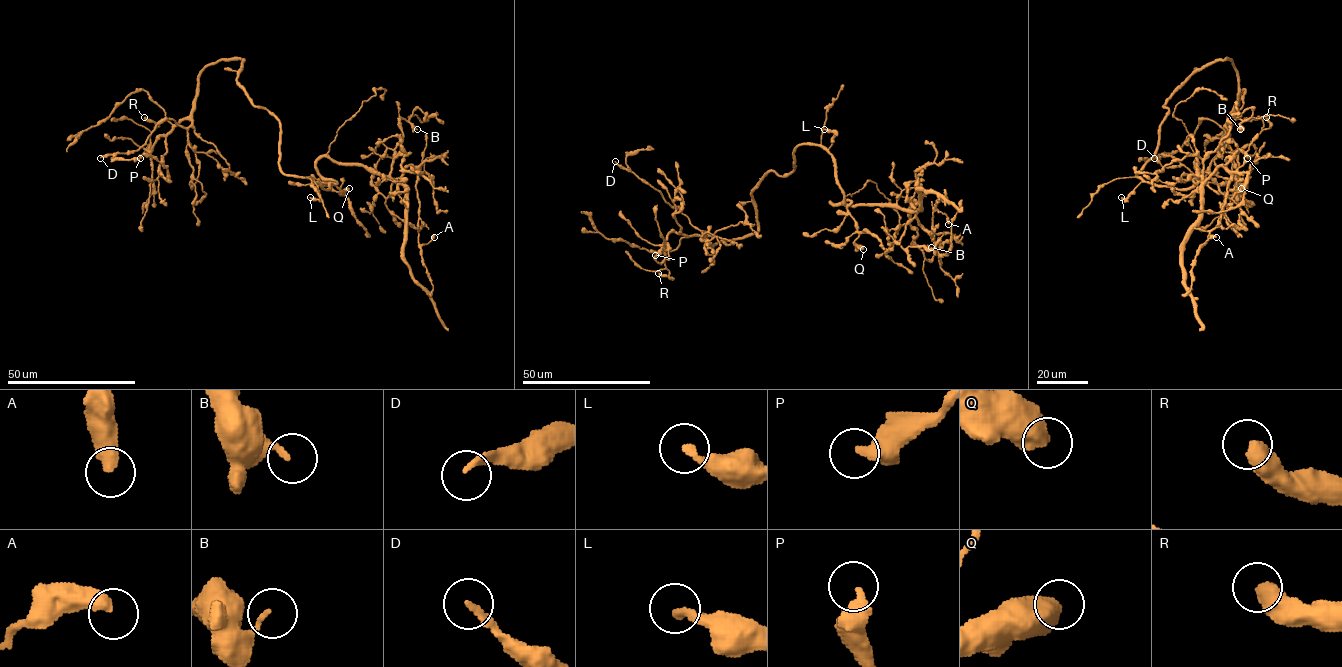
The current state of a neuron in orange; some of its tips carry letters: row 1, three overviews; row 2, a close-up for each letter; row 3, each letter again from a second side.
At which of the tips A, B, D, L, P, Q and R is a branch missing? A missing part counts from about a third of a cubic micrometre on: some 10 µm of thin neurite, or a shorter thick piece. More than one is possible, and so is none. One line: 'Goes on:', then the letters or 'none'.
Goes on: none

